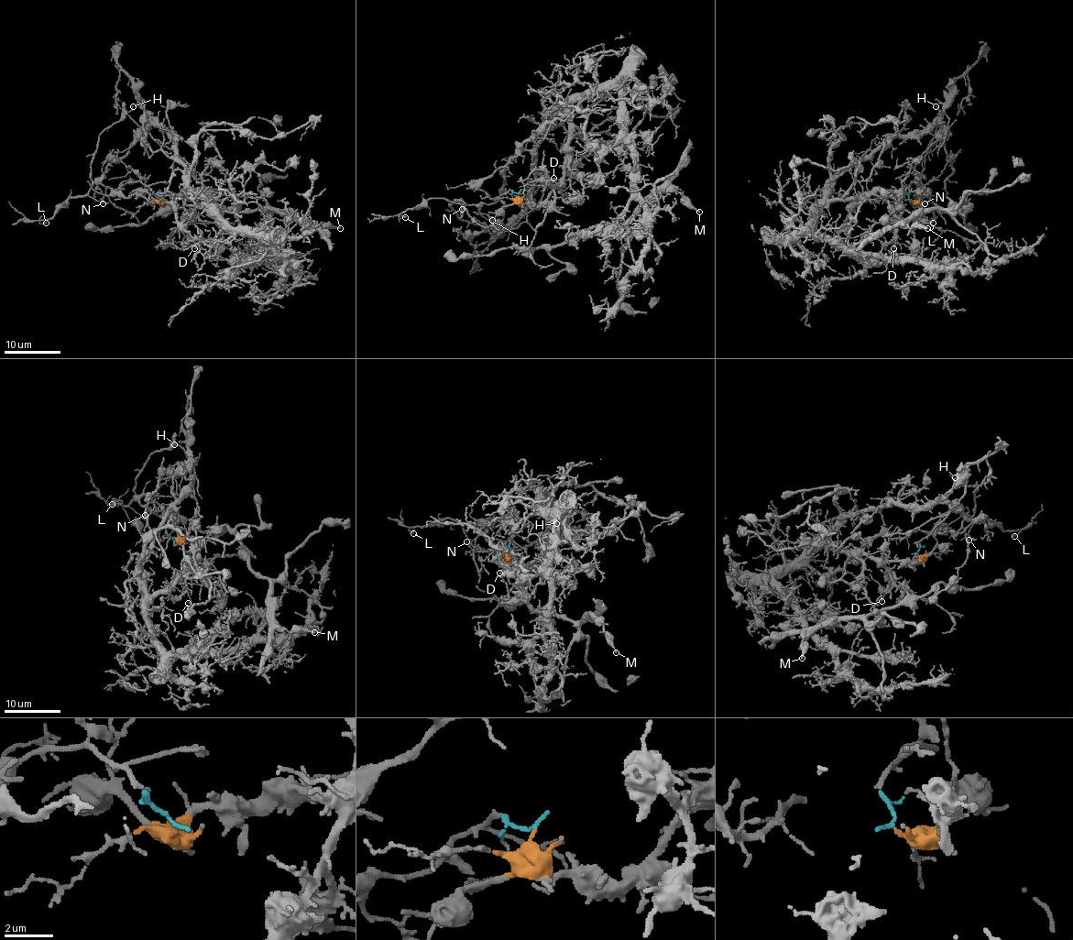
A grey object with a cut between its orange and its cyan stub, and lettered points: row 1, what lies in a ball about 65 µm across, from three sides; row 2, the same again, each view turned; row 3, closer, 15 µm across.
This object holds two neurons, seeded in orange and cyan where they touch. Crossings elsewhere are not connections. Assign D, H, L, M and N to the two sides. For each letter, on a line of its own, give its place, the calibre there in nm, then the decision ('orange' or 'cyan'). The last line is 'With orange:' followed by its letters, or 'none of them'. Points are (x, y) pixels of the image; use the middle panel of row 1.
D: at (553, 178); 110 nm thick; orange
H: at (492, 220); 140 nm thick; cyan
L: at (405, 217); 120 nm thick; cyan
M: at (699, 212); 190 nm thick; orange
N: at (462, 209); 70 nm thick; cyan
With orange: D, M

